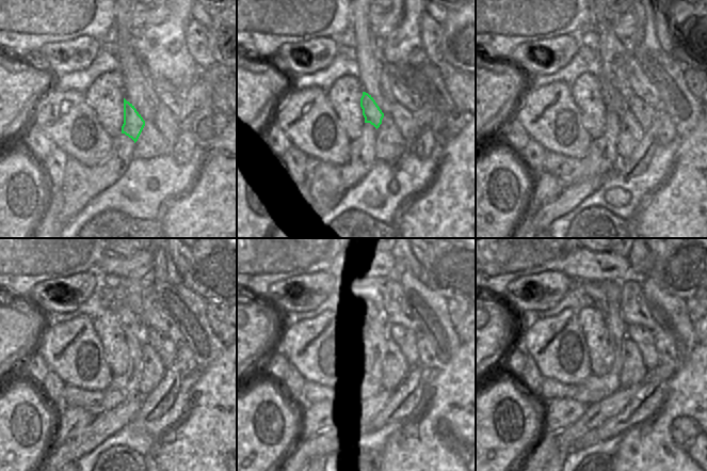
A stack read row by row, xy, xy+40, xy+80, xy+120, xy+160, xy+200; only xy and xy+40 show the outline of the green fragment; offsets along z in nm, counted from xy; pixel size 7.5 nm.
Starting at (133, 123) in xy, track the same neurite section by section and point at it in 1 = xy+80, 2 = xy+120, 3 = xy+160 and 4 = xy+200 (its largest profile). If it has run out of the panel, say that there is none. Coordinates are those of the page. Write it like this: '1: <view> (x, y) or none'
1: xy+80 (612, 99)
2: xy+120 (130, 324)
3: xy+160 (365, 296)
4: xy+200 (594, 291)

